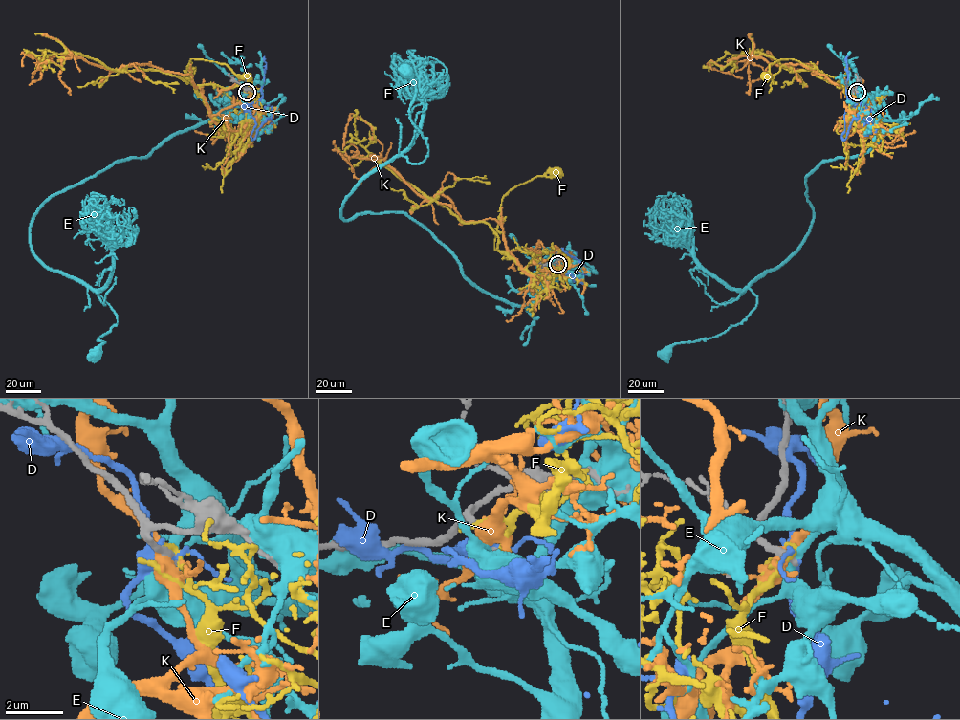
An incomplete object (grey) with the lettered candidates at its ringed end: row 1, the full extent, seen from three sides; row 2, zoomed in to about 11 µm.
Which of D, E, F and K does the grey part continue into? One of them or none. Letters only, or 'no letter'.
no letter

